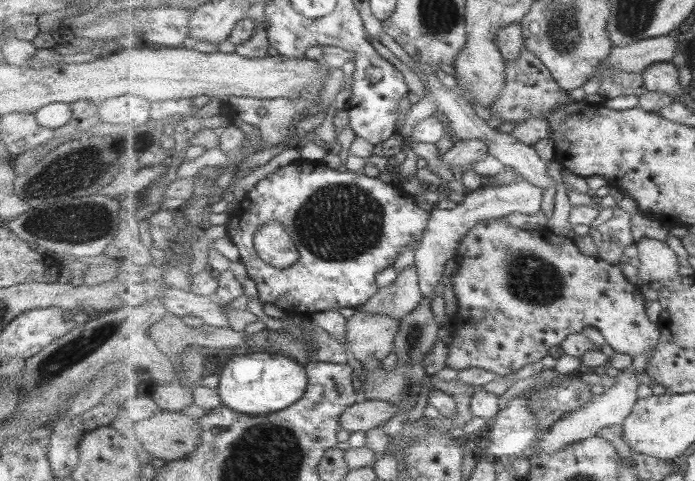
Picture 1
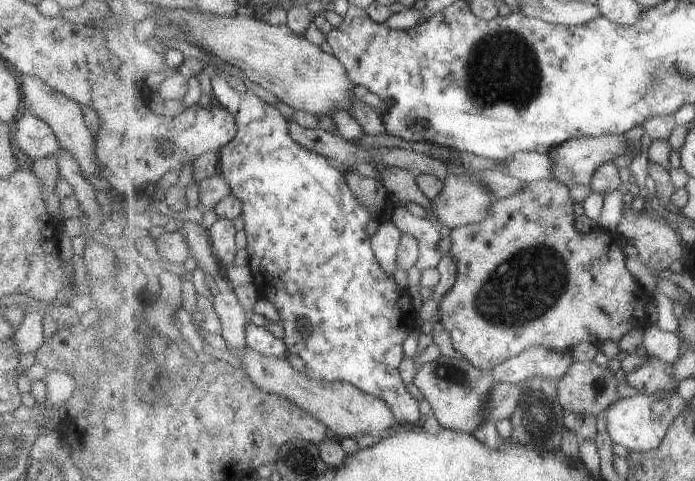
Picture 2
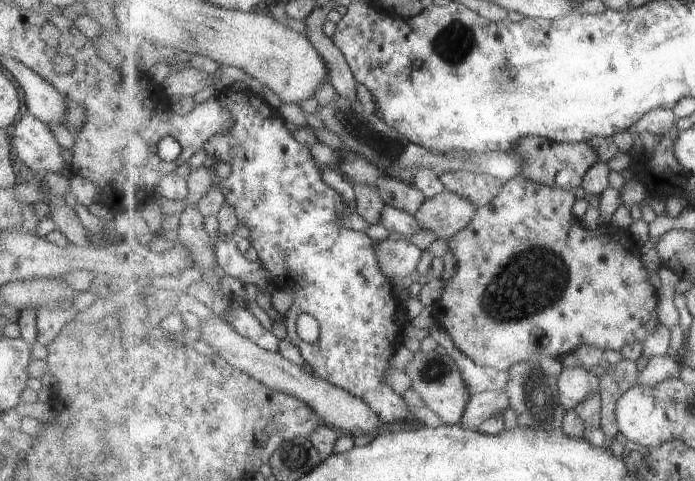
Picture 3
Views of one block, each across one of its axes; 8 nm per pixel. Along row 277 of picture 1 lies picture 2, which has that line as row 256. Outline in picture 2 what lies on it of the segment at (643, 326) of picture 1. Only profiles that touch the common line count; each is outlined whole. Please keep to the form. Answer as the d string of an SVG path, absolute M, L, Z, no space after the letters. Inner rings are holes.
M549 179L529 182L527 186L519 194L513 194L509 198L494 201L493 206L489 208L487 218L483 222L461 225L450 232L451 252L449 257L457 261L458 273L453 288L441 300L441 321L446 326L447 332L451 334L455 350L457 350L460 357L447 357L441 354L435 360L419 366L417 374L413 379L417 388L425 395L431 407L431 413L438 418L442 428L461 430L461 432L467 432L467 434L476 432L479 426L485 422L483 416L485 416L485 408L487 408L489 398L491 398L491 390L498 384L498 382L495 382L495 378L493 378L492 370L506 360L509 360L509 358L519 356L523 350L533 348L533 346L543 346L547 350L565 352L565 350L572 349L577 344L581 344L581 342L600 345L601 343L611 341L619 345L621 340L631 330L647 327L650 324L649 314L645 310L650 300L650 292L647 288L640 286L633 274L627 270L625 256L621 248L621 243L624 241L623 237L618 233L607 233L599 226L593 228L589 233L577 232L575 230L575 217L577 215L574 207L575 202L573 202L566 184L555 179Z

